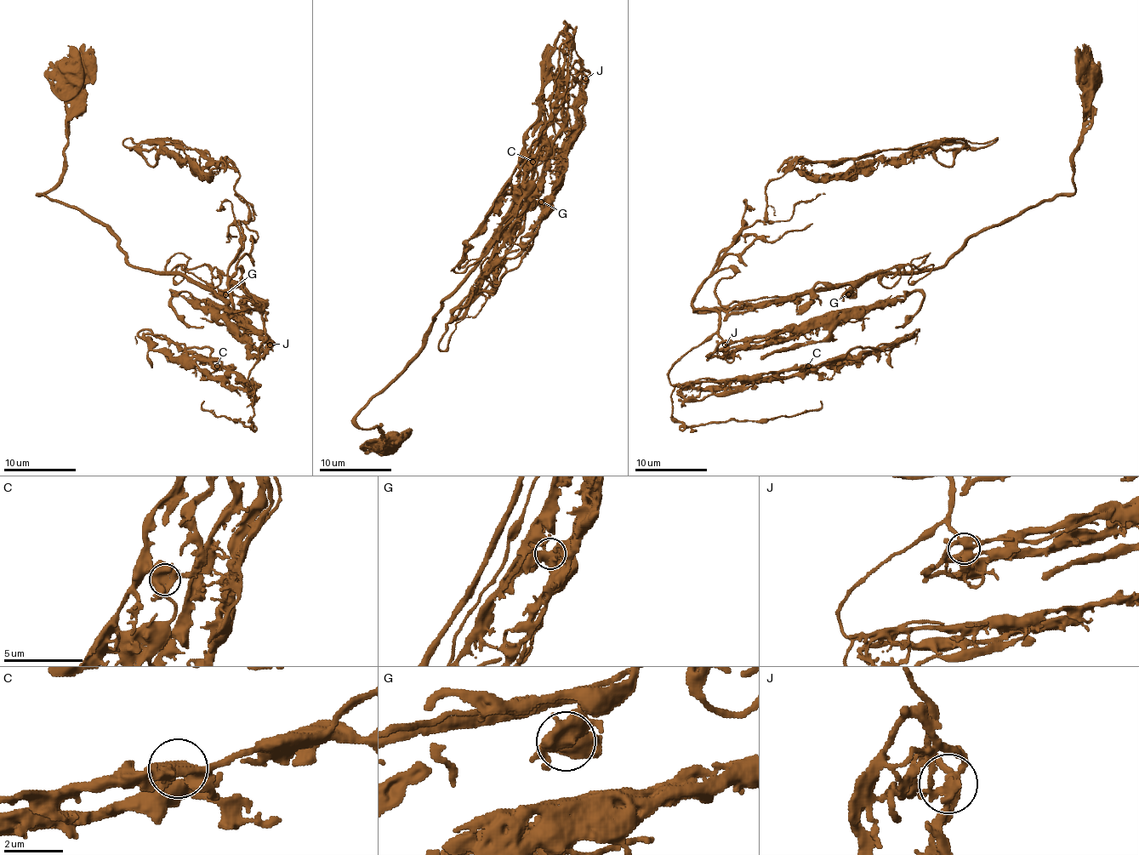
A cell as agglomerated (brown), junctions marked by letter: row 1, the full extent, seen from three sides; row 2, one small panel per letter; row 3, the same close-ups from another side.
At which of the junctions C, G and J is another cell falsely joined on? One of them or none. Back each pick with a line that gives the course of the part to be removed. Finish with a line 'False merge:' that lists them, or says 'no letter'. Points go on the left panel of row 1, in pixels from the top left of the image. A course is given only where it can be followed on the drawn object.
False merge: no letter

